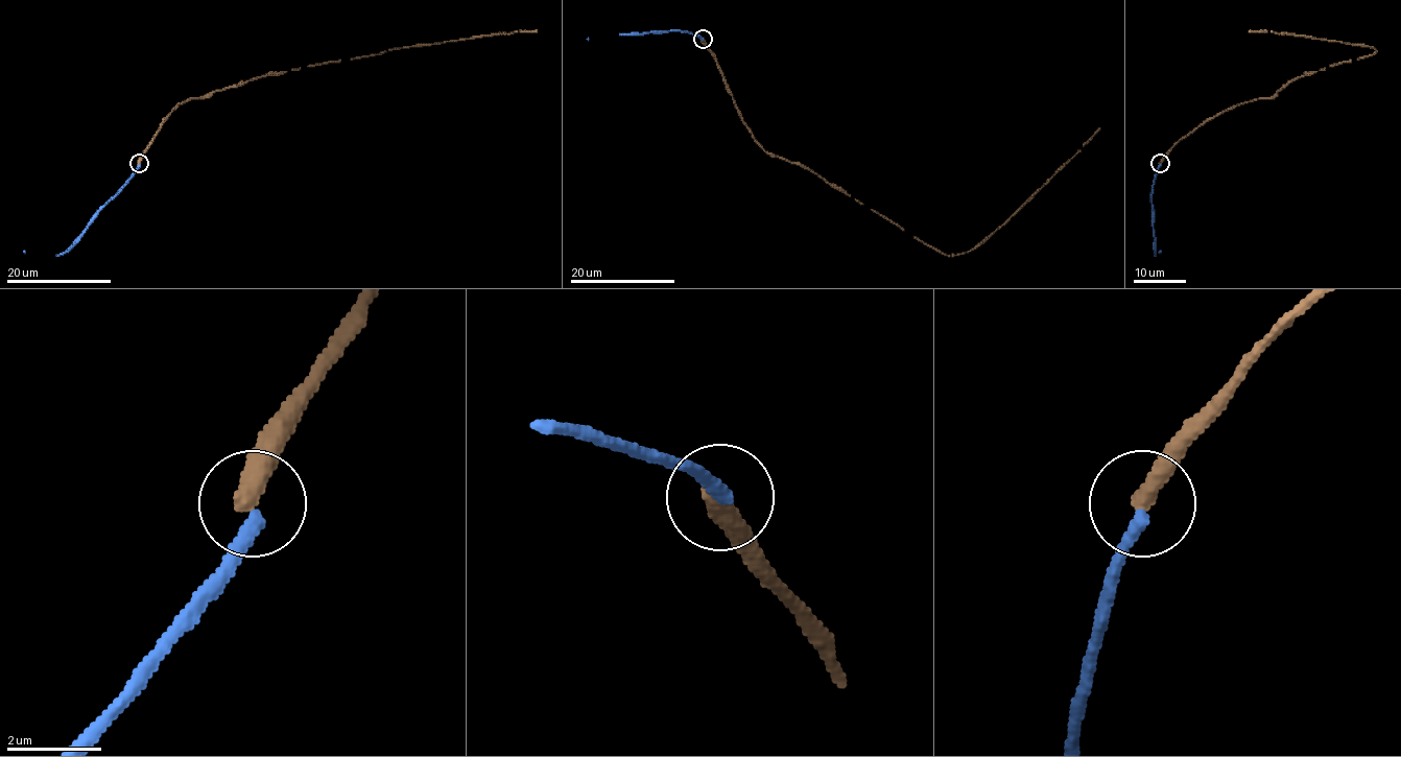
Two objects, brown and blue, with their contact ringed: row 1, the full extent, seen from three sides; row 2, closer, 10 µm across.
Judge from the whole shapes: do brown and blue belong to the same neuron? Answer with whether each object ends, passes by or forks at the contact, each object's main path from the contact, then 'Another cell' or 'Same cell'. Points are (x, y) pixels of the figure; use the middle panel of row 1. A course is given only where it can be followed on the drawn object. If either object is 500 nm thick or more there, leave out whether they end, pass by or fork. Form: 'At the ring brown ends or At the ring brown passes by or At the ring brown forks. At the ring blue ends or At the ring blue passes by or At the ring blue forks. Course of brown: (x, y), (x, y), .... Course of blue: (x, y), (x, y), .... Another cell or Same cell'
At the ring brown ends. At the ring blue ends. Course of brown: (702, 39), (752, 137), (763, 148), (799, 162), (947, 255), (964, 254), (983, 243), (1099, 127). Course of blue: (702, 39), (680, 31), (588, 40). Another cell

